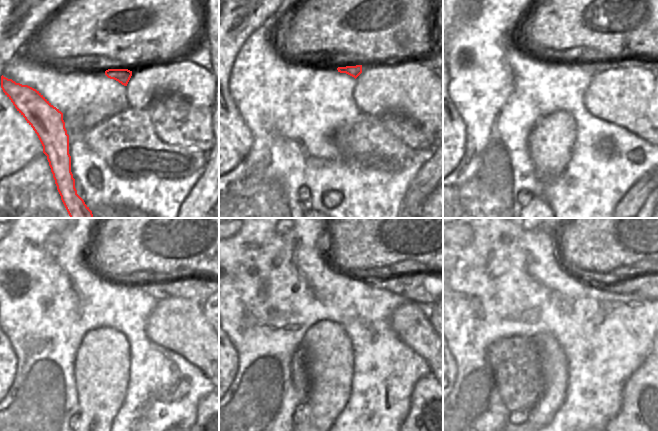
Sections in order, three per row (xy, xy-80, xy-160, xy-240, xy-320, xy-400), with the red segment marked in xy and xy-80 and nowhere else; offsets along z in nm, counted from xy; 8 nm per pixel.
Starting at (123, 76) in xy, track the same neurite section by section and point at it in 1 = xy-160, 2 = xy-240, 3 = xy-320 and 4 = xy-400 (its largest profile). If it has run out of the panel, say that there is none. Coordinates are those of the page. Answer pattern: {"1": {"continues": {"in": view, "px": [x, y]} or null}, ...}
{"1": {"continues": {"in": "xy-160", "px": [592, 67]}}, "2": {"continues": {"in": "xy-240", "px": [196, 289]}}, "3": {"continues": {"in": "xy-320", "px": [422, 288]}}, "4": {"continues": {"in": "xy-400", "px": [646, 285]}}}

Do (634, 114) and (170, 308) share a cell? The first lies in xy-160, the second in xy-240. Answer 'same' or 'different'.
same

